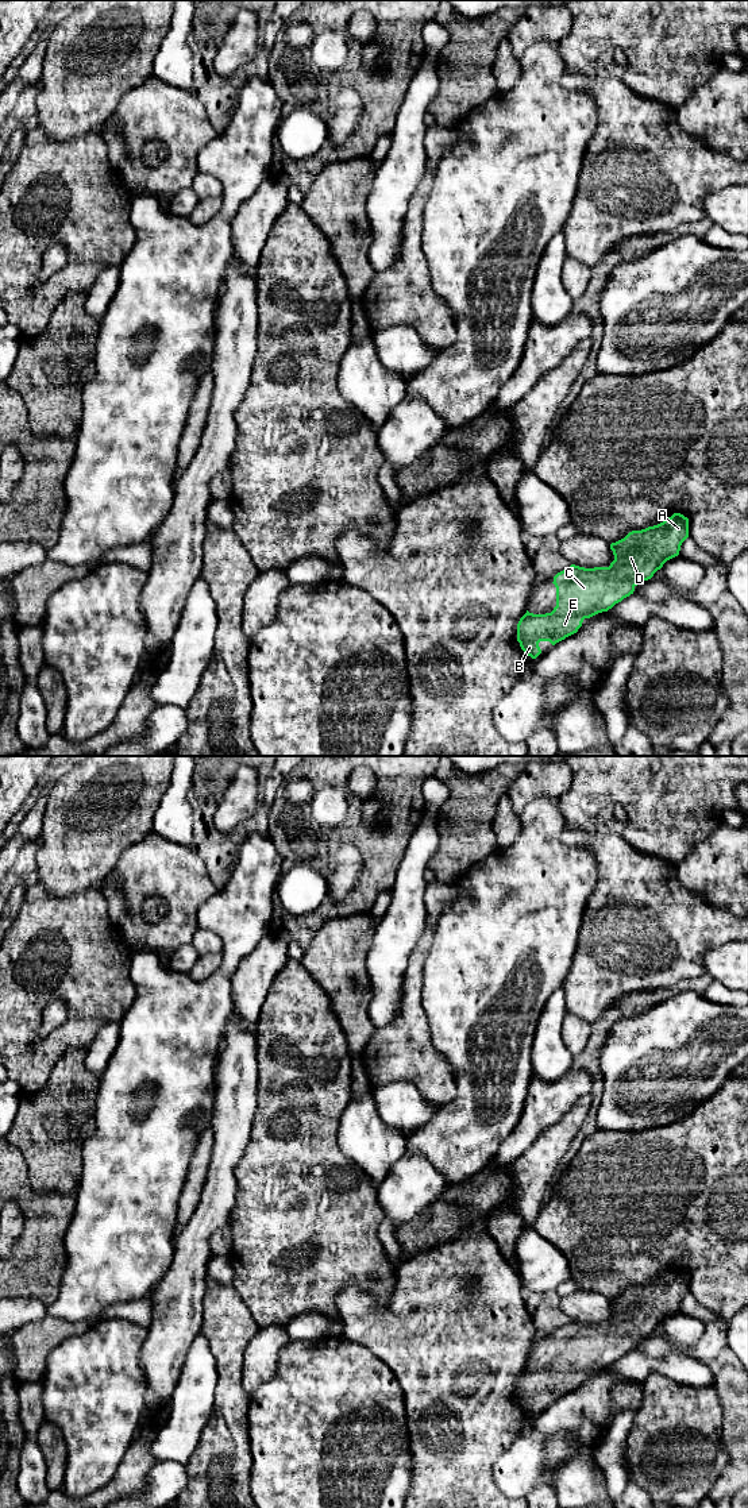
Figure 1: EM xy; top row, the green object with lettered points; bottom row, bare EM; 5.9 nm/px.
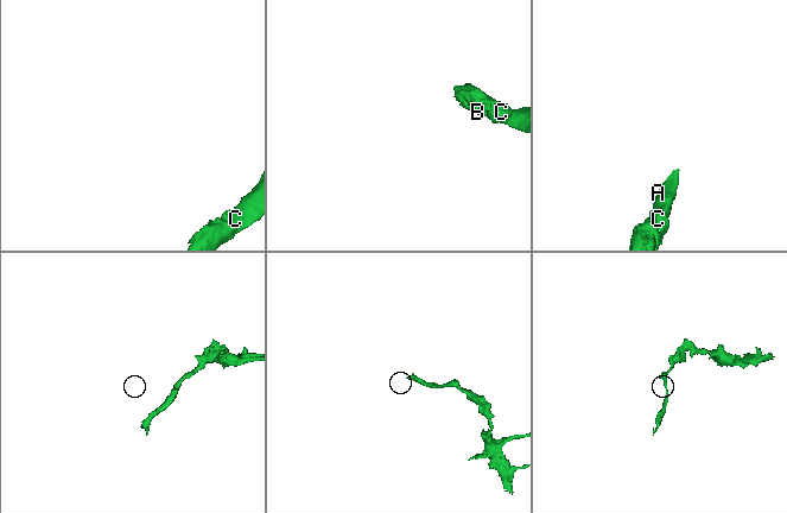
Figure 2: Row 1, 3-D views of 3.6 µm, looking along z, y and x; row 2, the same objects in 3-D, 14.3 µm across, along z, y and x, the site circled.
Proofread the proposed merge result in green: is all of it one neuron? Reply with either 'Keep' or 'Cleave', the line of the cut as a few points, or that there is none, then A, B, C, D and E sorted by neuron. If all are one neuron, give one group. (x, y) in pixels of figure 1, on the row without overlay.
Keep. No split. Groups: A B C D E

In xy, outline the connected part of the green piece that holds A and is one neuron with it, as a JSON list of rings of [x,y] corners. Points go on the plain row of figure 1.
[[[674,1269],[663,1278],[641,1287],[632,1287],[624,1295],[612,1299],[614,1316],[609,1323],[585,1324],[571,1320],[554,1332],[556,1343],[556,1362],[551,1369],[527,1369],[517,1380],[517,1397],[525,1411],[536,1415],[541,1405],[540,1397],[550,1397],[552,1401],[578,1388],[585,1374],[608,1368],[616,1359],[633,1350],[635,1343],[648,1337],[663,1320],[678,1312],[682,1299],[689,1293],[689,1274]]]

